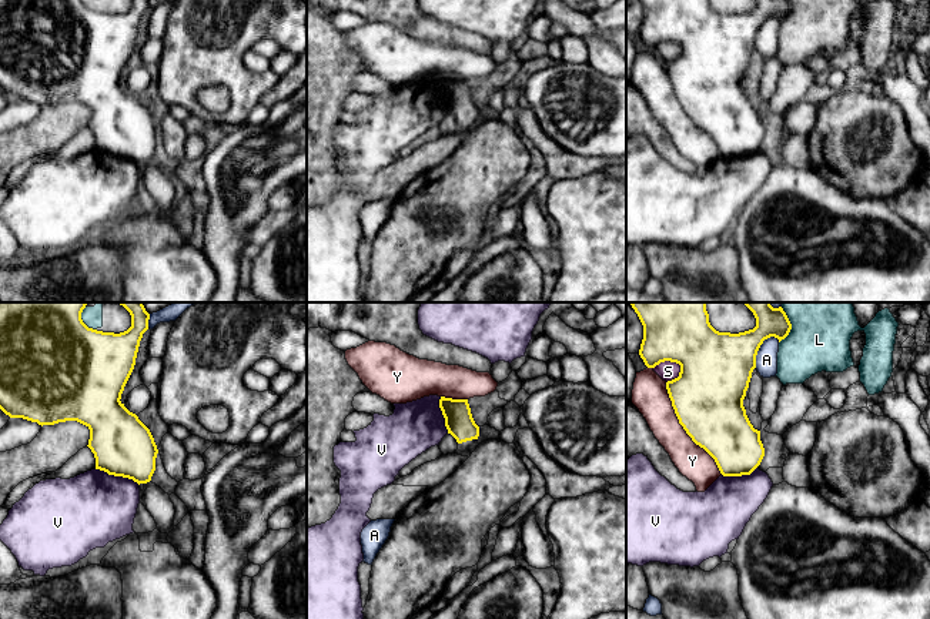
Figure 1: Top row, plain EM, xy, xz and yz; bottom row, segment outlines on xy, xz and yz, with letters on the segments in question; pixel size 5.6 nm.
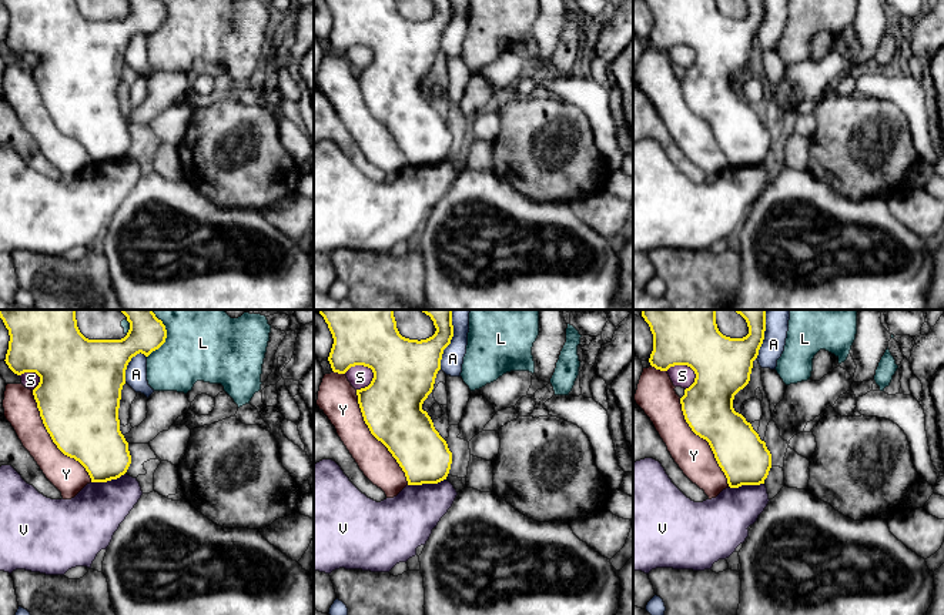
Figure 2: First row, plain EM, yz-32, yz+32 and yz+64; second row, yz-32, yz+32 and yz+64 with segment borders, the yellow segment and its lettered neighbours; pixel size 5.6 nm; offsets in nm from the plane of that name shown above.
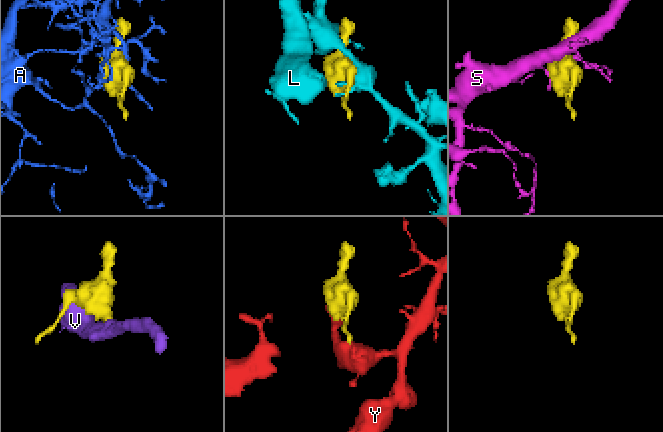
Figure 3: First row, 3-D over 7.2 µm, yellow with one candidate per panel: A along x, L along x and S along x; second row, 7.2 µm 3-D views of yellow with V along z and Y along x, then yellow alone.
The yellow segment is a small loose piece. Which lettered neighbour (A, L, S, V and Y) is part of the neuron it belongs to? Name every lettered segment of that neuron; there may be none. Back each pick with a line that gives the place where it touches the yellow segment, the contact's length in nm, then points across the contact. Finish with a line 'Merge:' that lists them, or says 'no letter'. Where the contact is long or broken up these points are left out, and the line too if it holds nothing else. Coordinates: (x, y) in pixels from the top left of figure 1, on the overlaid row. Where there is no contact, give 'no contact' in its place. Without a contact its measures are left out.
Merge: no letter

